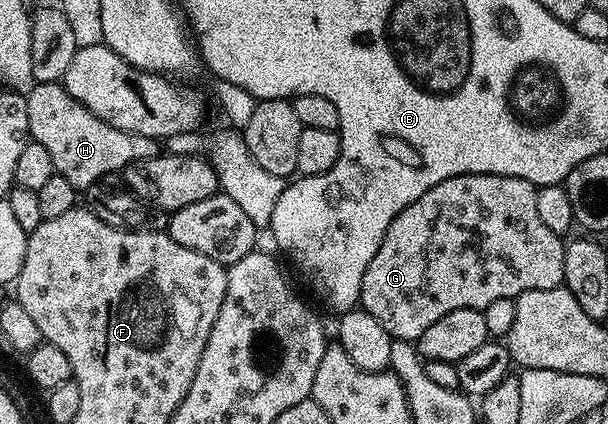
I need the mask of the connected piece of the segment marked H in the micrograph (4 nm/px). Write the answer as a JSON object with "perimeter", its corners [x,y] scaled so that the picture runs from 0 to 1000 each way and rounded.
{"perimeter":[[[90,191],[59,196],[48,212],[41,241],[49,325],[71,337],[84,366],[89,410],[110,422],[110,432],[130,450],[150,441],[150,432],[169,413],[202,403],[225,380],[260,368],[262,342],[253,325],[211,314],[196,300],[183,300],[183,290],[169,290],[169,281],[143,262],[137,243],[120,231],[105,198]]]}

